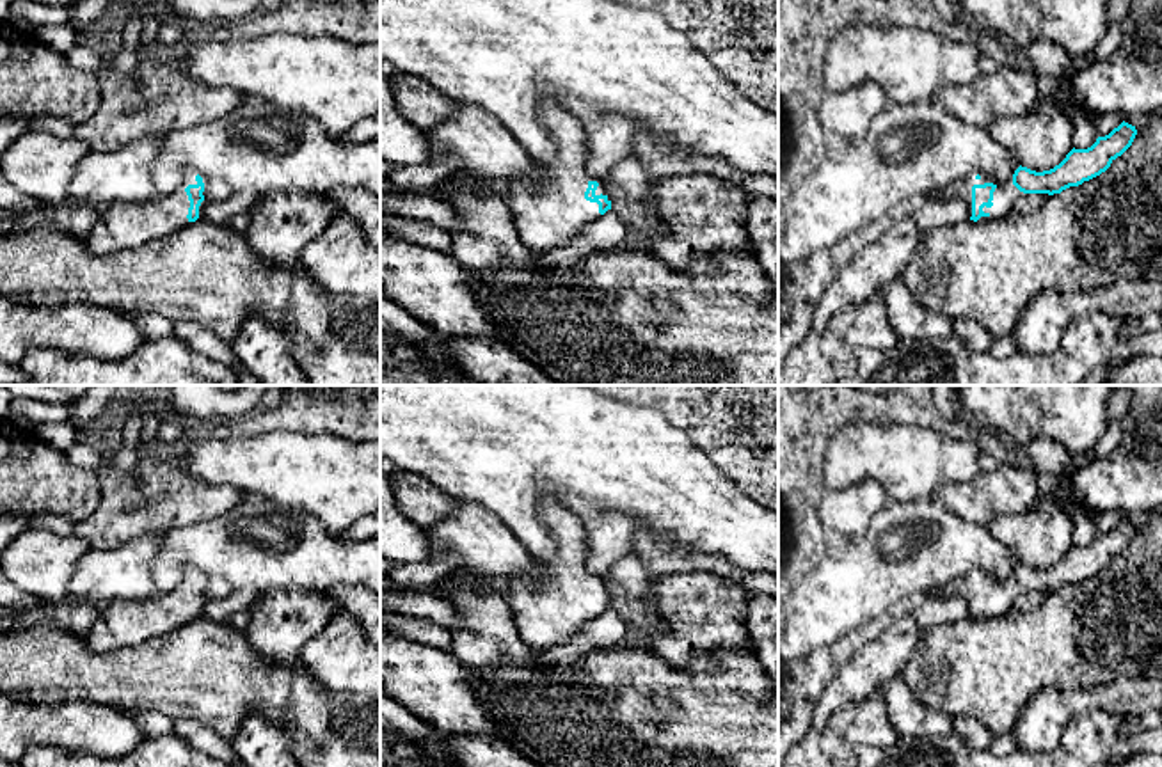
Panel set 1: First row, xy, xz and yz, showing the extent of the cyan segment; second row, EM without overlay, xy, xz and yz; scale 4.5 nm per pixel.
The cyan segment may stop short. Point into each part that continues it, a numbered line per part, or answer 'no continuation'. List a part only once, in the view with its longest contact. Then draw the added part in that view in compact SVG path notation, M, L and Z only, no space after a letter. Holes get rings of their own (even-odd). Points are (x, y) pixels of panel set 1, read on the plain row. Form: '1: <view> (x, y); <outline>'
1: yz (1004, 593); M972 572L965 579L956 579L949 584L943 584L942 588L929 591L927 595L942 595L942 597L965 595L967 605L963 609L963 614L970 616L972 614L972 584L993 581L997 584L991 598L993 604L991 605L984 604L983 609L986 613L977 618L977 620L990 620L990 618L1000 618L1007 614L1011 611L1011 604L1015 602L1015 598L1027 593L1013 582L1013 573L1006 579L993 579L983 572L979 572L981 575L977 577L975 573L977 572Z

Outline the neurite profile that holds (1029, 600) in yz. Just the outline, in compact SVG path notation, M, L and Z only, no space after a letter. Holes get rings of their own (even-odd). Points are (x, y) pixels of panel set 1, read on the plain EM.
M1027 591L1015 598L1015 602L1011 604L1011 609L1015 611L1036 609L1047 600L1048 595L1050 595L1048 591Z

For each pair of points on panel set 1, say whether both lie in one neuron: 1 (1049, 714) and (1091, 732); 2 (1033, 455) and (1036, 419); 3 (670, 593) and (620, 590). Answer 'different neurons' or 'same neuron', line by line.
1: different neurons
2: different neurons
3: different neurons

